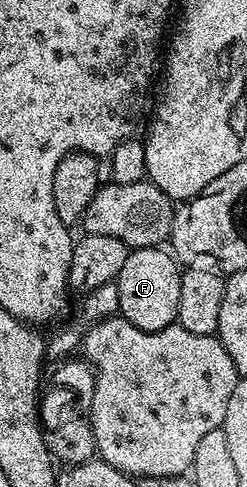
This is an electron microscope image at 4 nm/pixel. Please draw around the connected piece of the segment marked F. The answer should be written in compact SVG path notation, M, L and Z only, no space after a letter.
M138 247L129 250L126 265L122 265L115 281L120 300L119 314L130 325L143 331L166 329L176 323L180 272L177 260L160 247Z

